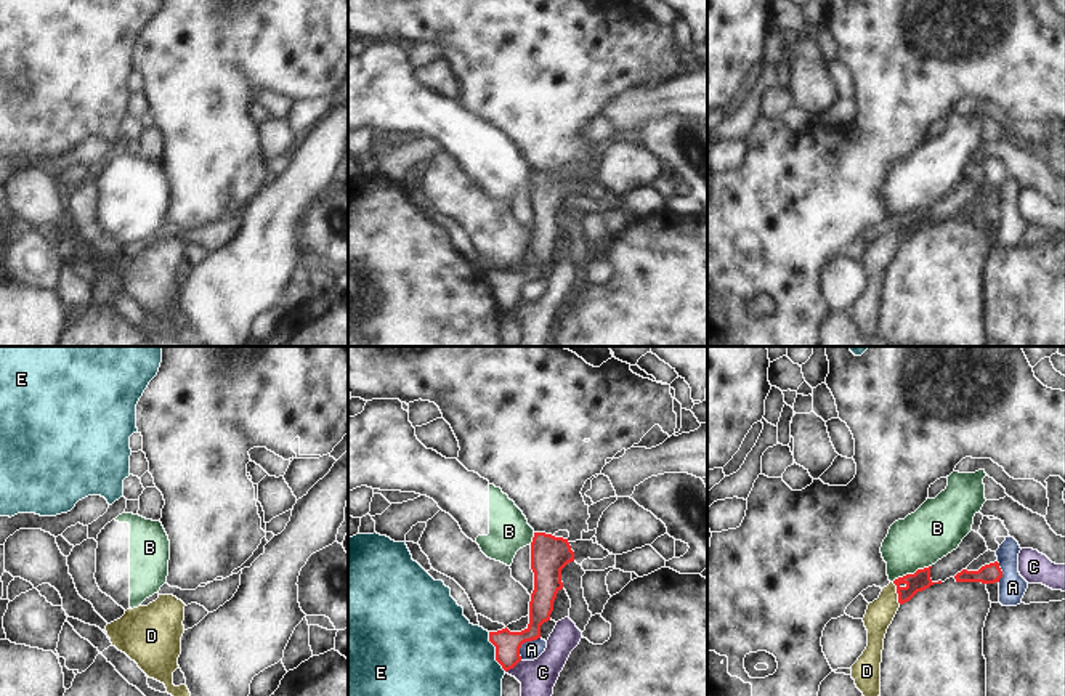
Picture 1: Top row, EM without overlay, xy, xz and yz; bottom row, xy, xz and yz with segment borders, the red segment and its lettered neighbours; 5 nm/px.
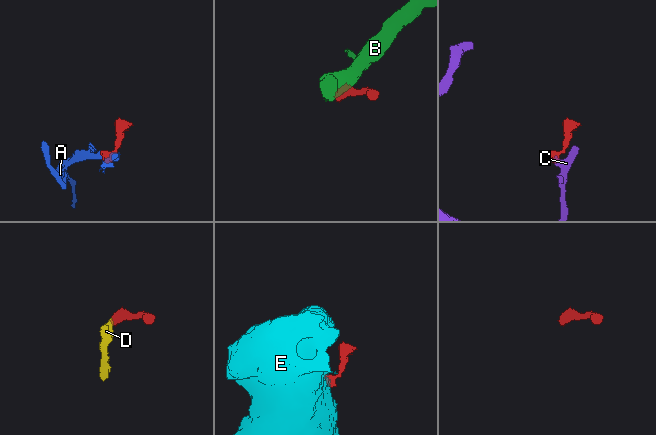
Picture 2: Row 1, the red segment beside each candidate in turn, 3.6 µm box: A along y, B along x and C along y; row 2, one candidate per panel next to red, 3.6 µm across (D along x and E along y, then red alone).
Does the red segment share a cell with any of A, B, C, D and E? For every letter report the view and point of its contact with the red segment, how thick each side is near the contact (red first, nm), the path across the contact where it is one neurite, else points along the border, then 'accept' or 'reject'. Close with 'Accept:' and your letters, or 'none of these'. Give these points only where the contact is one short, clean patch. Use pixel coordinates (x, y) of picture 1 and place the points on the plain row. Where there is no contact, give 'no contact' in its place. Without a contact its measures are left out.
A: contact xz (523, 283); calibres 130 and 100 nm; border xz (539, 278), (522, 286), (520, 300); reject
B: contact yz (911, 215); calibres 100 and 280 nm; border yz (931, 206), (892, 222); reject
C: contact xz (512, 308); calibres 130 and 180 nm; border xz (520, 300), (506, 313); reject
D: contact yz (897, 233); calibres 100 and 140 nm; way yz (919, 222), (907, 233), (897, 233), (879, 255); accept
E: contact xz (496, 292); calibres 130 and 480 nm; border xz (488, 273), (496, 302), (506, 311); reject
Accept: D

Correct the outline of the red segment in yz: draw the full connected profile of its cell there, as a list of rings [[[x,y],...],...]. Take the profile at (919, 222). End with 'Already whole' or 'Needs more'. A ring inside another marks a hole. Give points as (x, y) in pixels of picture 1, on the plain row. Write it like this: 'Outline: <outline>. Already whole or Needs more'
Outline: [[[930,208],[917,210],[914,215],[906,215],[903,218],[895,220],[887,228],[882,229],[877,241],[868,245],[866,255],[863,258],[865,268],[868,271],[868,287],[858,301],[852,306],[852,319],[855,321],[856,329],[863,334],[863,337],[873,343],[877,337],[881,337],[881,303],[882,303],[882,290],[884,279],[889,266],[892,265],[898,249],[909,242],[917,233],[929,229],[933,225],[941,225],[941,221],[933,223],[930,220]]]. Needs more.

